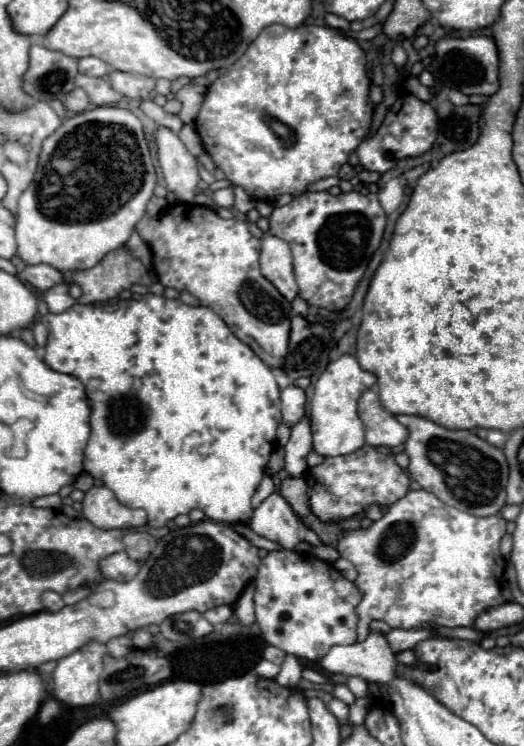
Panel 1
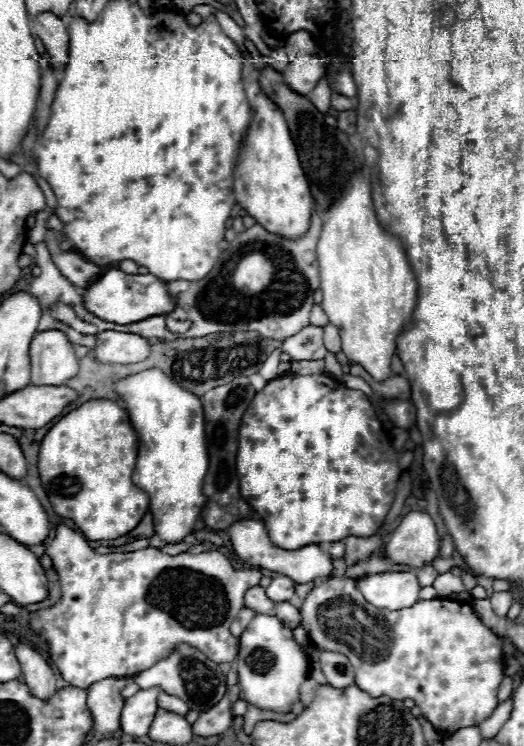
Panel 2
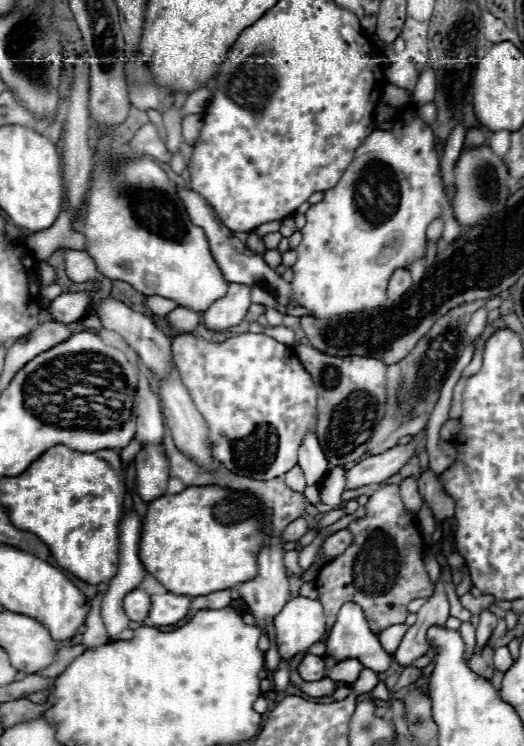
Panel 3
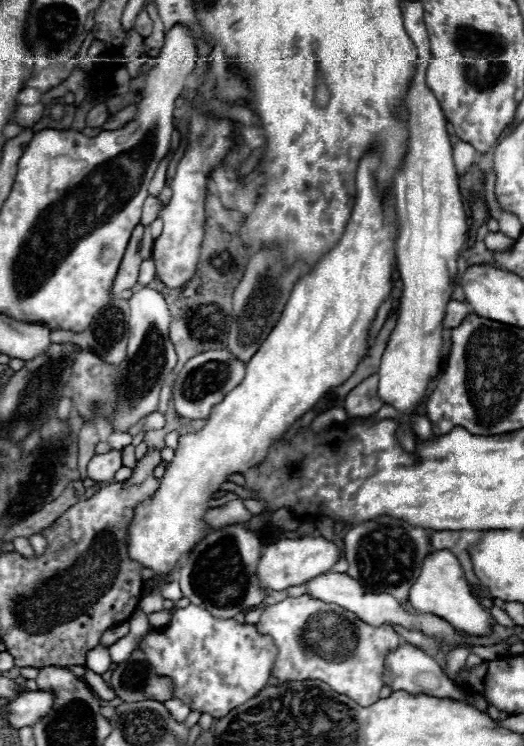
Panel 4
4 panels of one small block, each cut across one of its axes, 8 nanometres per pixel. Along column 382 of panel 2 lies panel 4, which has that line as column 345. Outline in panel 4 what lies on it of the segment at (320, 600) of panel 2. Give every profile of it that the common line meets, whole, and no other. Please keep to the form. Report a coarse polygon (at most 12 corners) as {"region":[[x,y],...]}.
{"region":[[308,594],[268,606],[282,682],[320,680],[380,700],[392,624]]}

